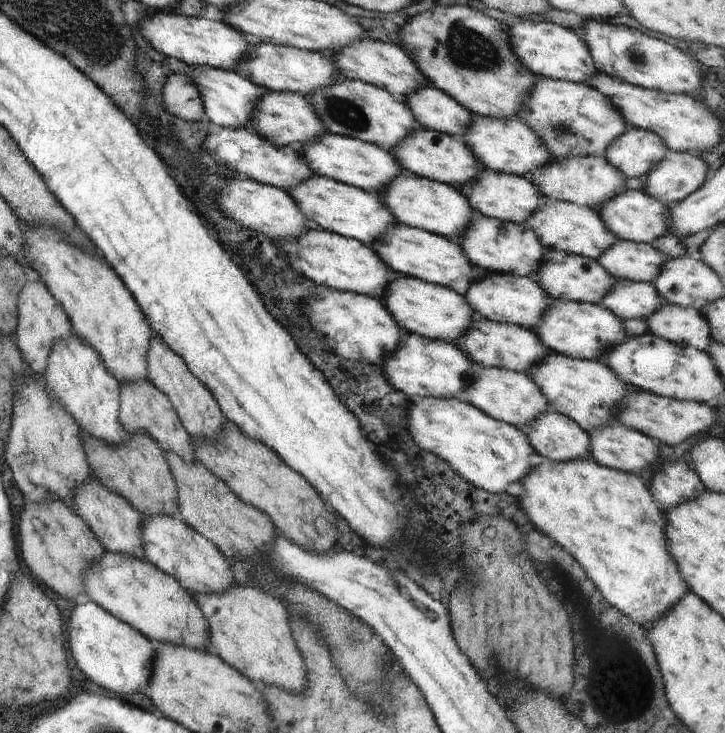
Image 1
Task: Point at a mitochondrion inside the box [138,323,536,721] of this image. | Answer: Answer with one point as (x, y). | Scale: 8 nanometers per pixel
(345, 633)

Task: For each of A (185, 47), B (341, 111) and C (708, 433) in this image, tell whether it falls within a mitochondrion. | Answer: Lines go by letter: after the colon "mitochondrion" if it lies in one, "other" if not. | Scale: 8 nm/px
A: other
B: mitochondrion
C: other

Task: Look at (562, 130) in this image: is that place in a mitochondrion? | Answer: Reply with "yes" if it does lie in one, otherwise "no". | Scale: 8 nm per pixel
yes

